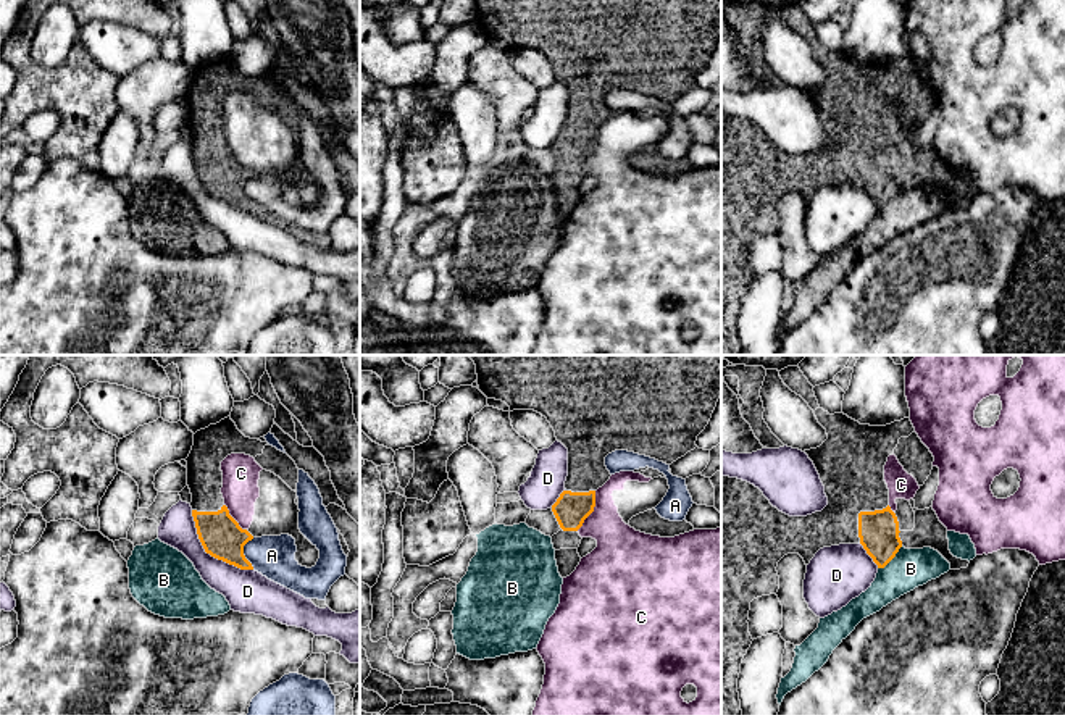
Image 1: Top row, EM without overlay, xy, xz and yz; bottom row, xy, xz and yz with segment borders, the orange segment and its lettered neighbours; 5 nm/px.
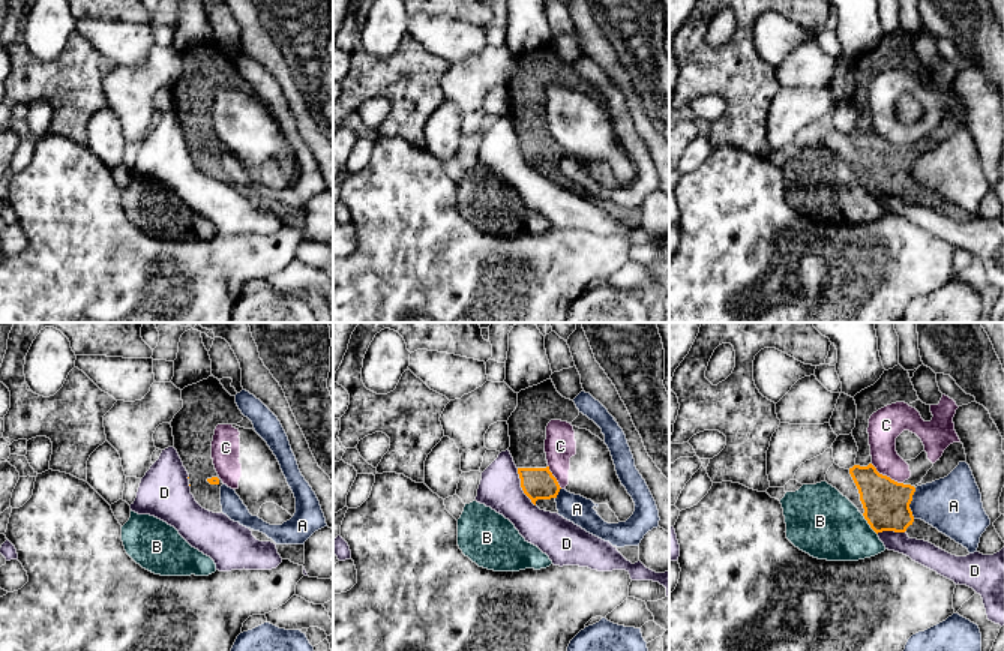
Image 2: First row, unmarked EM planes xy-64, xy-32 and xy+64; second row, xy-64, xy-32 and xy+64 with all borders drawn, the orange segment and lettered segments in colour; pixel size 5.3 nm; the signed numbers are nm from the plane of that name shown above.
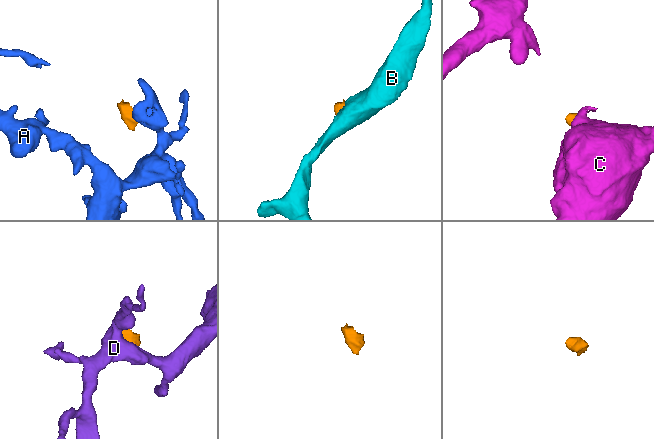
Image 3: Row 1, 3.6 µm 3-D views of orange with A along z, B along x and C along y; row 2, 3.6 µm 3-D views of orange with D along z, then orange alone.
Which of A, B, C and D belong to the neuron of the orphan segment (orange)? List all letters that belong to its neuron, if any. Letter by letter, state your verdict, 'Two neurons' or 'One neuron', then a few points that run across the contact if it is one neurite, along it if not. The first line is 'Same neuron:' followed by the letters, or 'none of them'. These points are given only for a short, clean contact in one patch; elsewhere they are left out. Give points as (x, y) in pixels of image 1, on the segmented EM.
Same neuron: none of them
A: Two neurons. Line: xy (252, 538), (244, 546), (244, 557), (254, 568)
B: Two neurons. Line: yz (902, 546), (878, 568)
C: Two neurons. Line: xz (596, 491), (594, 510), (576, 530)
D: Two neurons. Line: xy (191, 510), (197, 538), (207, 552), (241, 568), (252, 570)

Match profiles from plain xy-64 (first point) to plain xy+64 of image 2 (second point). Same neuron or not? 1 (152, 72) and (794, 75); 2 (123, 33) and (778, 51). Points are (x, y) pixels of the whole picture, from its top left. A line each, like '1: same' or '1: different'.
1: same
2: same

